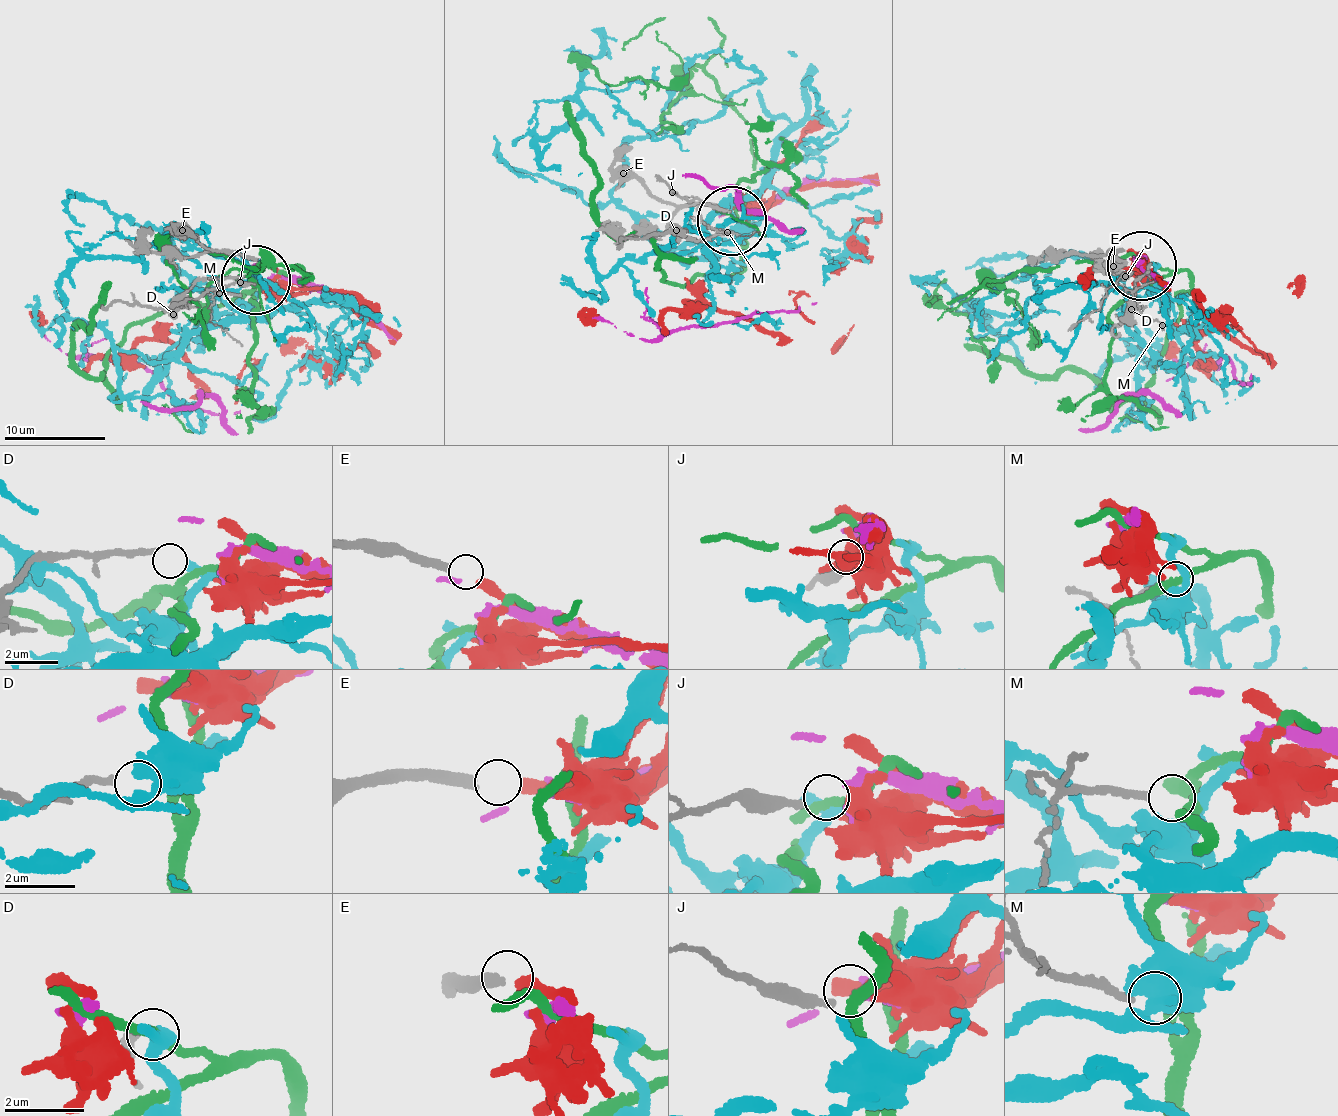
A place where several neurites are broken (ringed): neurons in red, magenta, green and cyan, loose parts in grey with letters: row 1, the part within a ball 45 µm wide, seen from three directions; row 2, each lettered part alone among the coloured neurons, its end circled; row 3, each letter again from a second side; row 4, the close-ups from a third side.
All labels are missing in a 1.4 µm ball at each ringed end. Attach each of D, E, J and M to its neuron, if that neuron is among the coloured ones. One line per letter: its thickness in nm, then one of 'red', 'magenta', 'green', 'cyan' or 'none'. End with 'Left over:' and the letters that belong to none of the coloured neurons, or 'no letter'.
D: calibre 200 nm; cyan
E: calibre 320 nm; red
J: calibre 240 nm; magenta
M: calibre 190 nm; none
Left over: M

